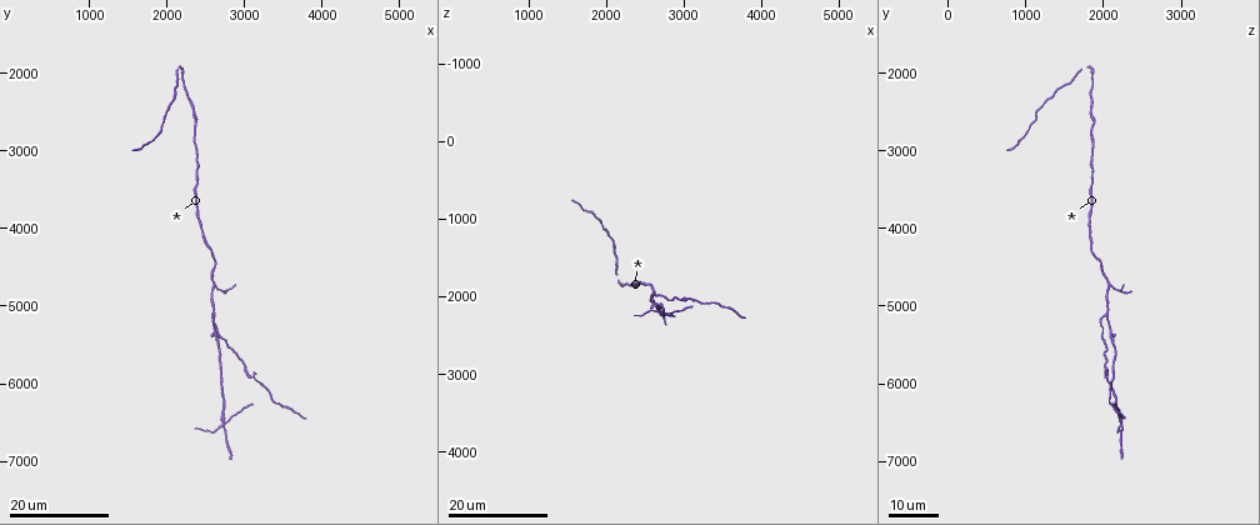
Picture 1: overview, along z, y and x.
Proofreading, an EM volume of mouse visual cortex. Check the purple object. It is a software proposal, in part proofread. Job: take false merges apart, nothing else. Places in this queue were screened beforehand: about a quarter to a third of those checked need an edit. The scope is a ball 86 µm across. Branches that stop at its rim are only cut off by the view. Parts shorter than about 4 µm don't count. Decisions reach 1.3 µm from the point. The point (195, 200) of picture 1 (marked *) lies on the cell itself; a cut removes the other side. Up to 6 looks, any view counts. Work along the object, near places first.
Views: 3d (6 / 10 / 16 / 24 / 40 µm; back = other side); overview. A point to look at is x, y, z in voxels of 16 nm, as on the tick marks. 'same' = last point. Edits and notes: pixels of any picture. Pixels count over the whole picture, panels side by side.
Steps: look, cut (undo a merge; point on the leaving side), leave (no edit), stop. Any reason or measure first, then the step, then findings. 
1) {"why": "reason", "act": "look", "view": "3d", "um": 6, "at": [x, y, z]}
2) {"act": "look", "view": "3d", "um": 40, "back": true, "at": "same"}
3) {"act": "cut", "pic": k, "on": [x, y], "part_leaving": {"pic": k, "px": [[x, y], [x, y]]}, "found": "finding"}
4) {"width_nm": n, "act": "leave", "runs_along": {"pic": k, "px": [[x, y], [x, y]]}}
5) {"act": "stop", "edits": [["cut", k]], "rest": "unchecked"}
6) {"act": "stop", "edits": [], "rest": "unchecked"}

{"act": "look", "view": "3d", "um": 24, "at": [2650, 4750, 2050]}

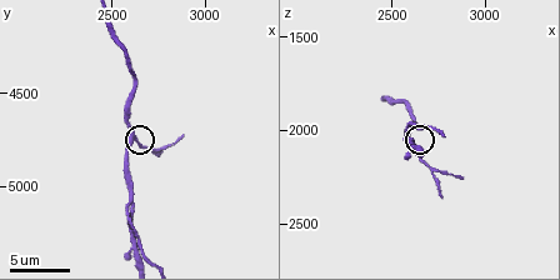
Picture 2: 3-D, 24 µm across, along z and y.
{"why": "zoom in", "act": "look", "view": "3d", "um": 6, "at": "same"}

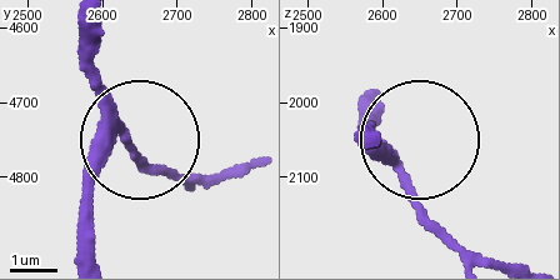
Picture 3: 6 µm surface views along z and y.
{"act": "look", "view": "3d", "um": 6, "back": true, "at": [2605, 4755, 2075]}

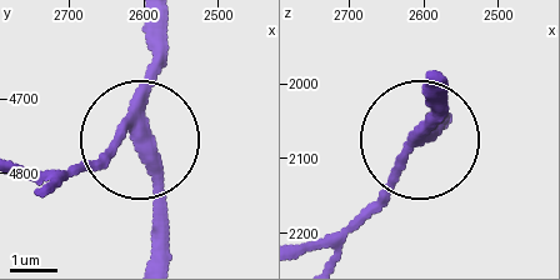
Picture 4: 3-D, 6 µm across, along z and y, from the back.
{"side_arm_um": 6, "act": "leave", "runs_along": {"pic": 4, "px": [[425, 80], [433, 116], [333, 239]]}, "found": "continuous, no second cell"}

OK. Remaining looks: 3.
{"why": "side arm on a straight run", "act": "look", "view": "3d", "um": 6, "at": [2580, 5120, 2020]}

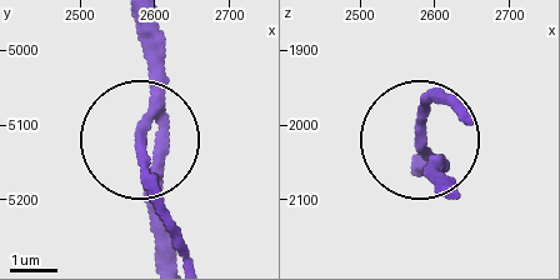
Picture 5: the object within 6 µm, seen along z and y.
{"act": "cut", "pic": 5, "on": [144, 164], "part_leaving": {"pic": 5, "px": [[141, 123], [181, 250]]}, "found": "two cells meet here"}

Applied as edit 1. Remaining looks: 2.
{"act": "stop", "edits": [["cut", 5]], "rest": "unchecked"}

